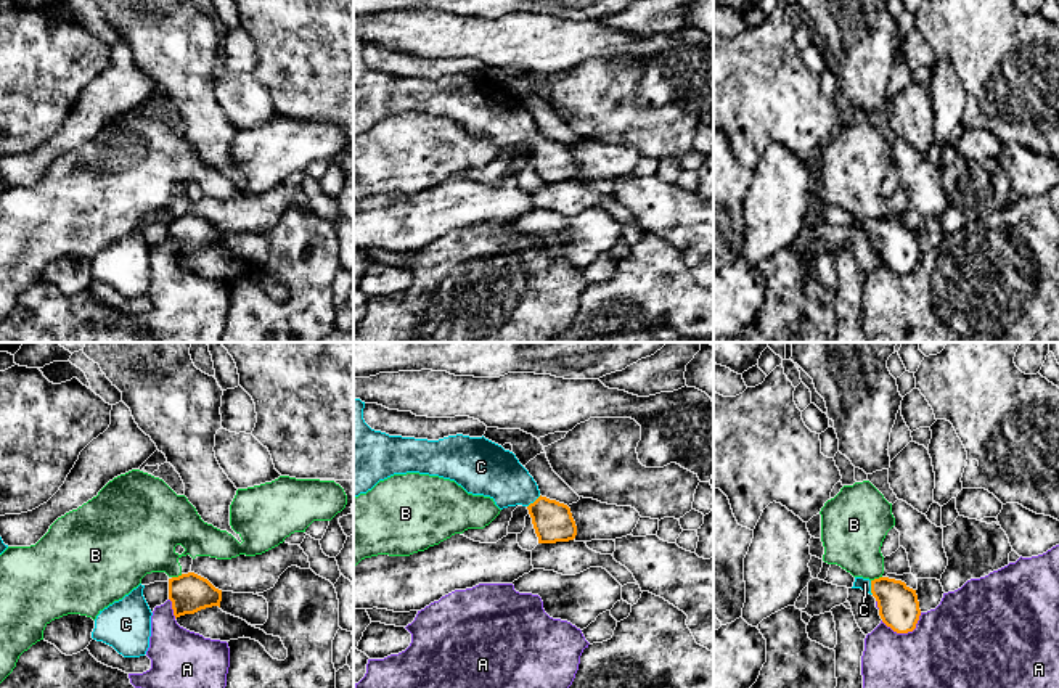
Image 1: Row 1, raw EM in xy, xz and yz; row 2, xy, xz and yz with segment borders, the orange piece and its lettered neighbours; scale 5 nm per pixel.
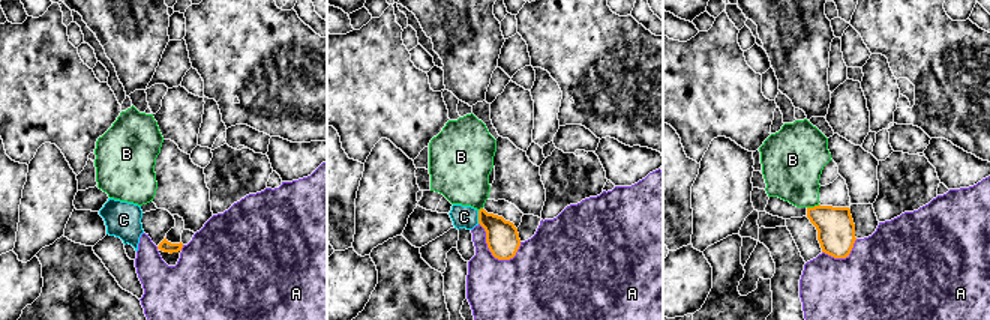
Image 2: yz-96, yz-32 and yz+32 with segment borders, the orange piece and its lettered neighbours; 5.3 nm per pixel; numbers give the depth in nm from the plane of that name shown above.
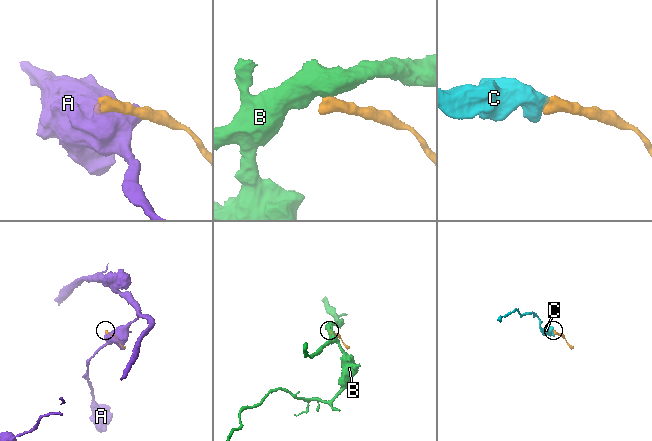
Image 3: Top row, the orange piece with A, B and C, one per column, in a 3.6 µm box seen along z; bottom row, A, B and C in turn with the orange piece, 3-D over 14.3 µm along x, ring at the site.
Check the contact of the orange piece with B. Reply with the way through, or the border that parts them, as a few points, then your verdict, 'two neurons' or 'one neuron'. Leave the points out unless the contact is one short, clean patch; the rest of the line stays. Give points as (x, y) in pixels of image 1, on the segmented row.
along yz (881, 576), (871, 581) | two neurons

